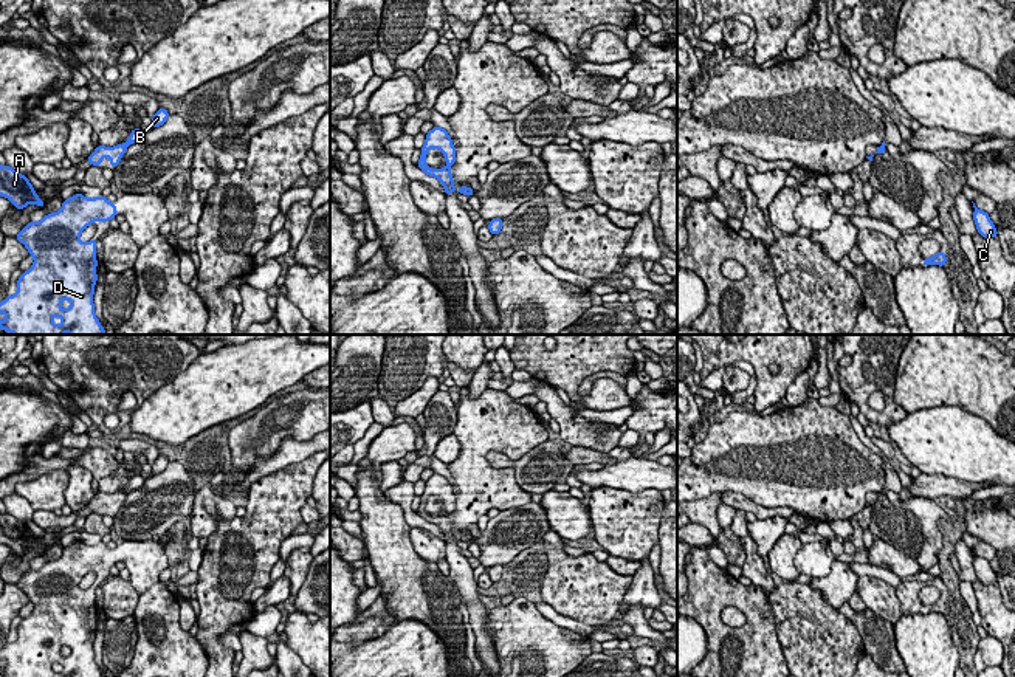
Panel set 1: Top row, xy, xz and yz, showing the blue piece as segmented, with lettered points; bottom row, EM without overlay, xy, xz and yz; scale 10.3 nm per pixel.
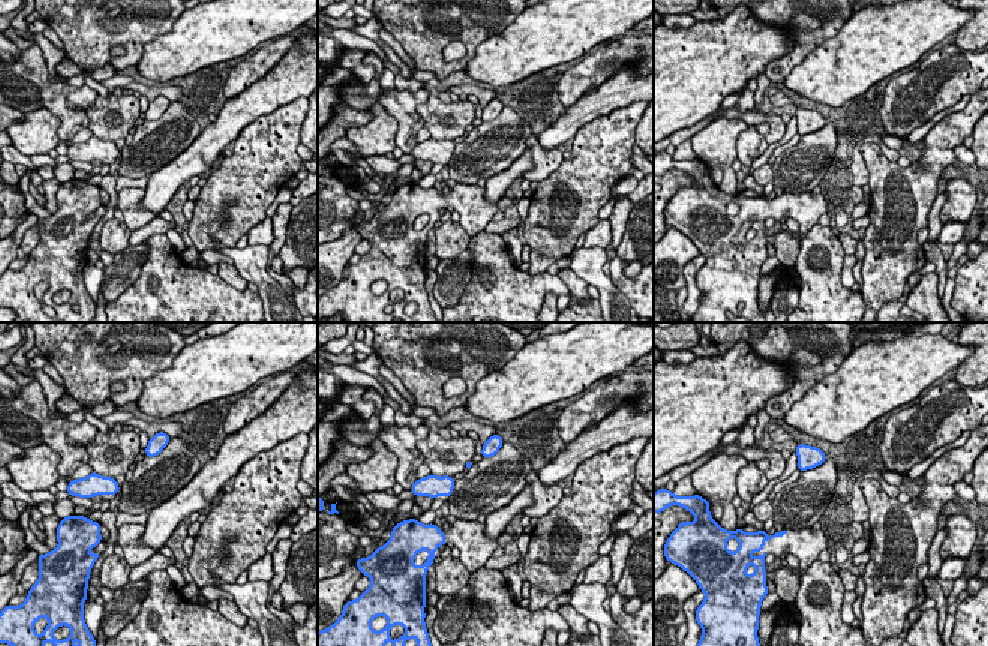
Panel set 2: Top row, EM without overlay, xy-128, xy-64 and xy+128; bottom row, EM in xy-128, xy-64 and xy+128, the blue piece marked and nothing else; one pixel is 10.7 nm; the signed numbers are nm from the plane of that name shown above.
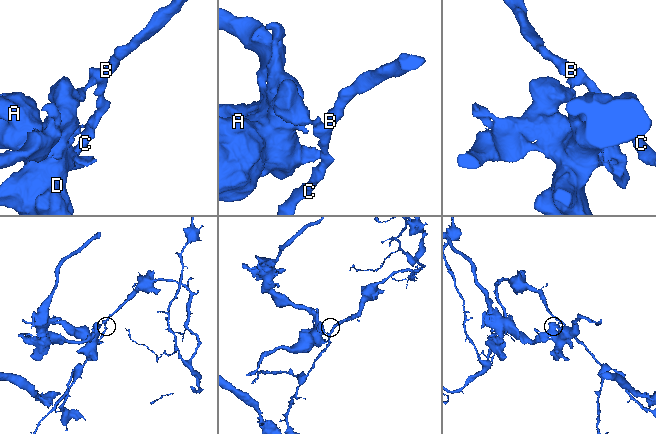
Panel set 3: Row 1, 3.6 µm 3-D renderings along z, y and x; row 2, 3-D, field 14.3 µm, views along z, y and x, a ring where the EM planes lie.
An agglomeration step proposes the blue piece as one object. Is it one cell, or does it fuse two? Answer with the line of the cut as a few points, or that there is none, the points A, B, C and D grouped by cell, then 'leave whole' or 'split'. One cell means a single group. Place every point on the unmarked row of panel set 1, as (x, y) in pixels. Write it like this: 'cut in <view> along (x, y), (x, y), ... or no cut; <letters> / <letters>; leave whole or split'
cut in xz along (473, 536), (471, 541); A D / B C; split

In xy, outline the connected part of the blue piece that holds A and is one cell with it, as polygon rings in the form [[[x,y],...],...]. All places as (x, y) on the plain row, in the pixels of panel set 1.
[[[0,513],[0,542],[6,544],[19,558],[29,550],[45,553],[26,522],[17,521],[11,513]]]

